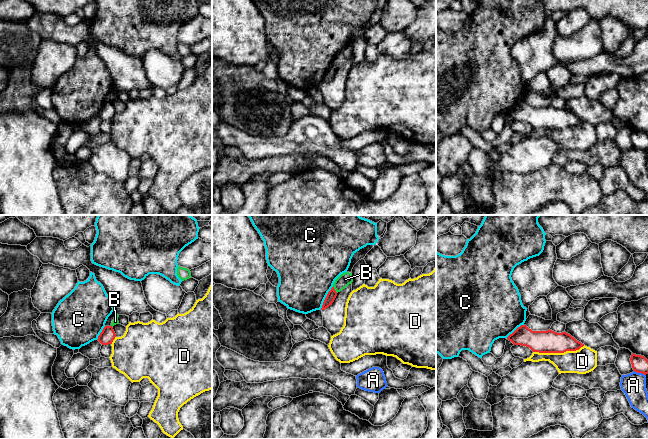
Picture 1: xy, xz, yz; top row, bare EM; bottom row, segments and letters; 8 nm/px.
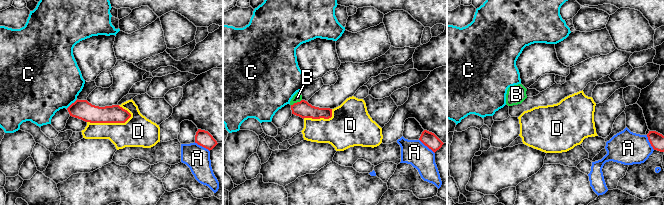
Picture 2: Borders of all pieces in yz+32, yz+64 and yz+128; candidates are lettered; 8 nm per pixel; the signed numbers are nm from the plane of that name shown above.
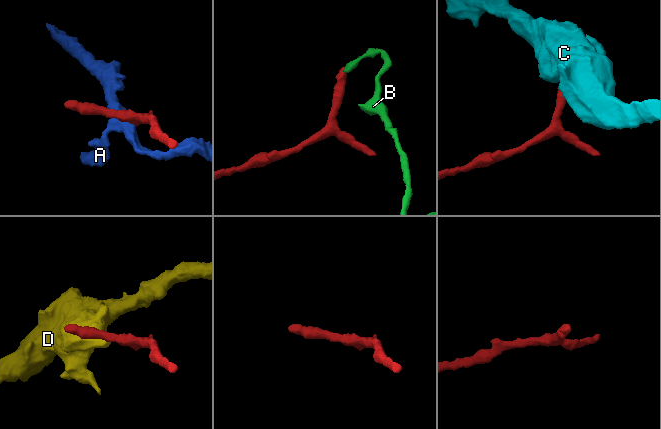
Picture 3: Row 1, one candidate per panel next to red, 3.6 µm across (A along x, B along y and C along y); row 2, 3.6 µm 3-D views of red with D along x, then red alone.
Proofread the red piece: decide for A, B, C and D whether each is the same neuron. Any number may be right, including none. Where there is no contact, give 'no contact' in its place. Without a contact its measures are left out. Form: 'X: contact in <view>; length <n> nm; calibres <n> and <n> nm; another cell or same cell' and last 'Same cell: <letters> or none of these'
A: contact in yz; length 100 nm; calibres 130 and 190 nm; another cell
B: contact in xz; length 70 nm; calibres 70 and 100 nm; another cell
C: contact in xz; length 220 nm; calibres 70 and 460 nm; another cell
D: contact in yz; length 420 nm; calibres 180 and 200 nm; another cell
Same cell: none of these

